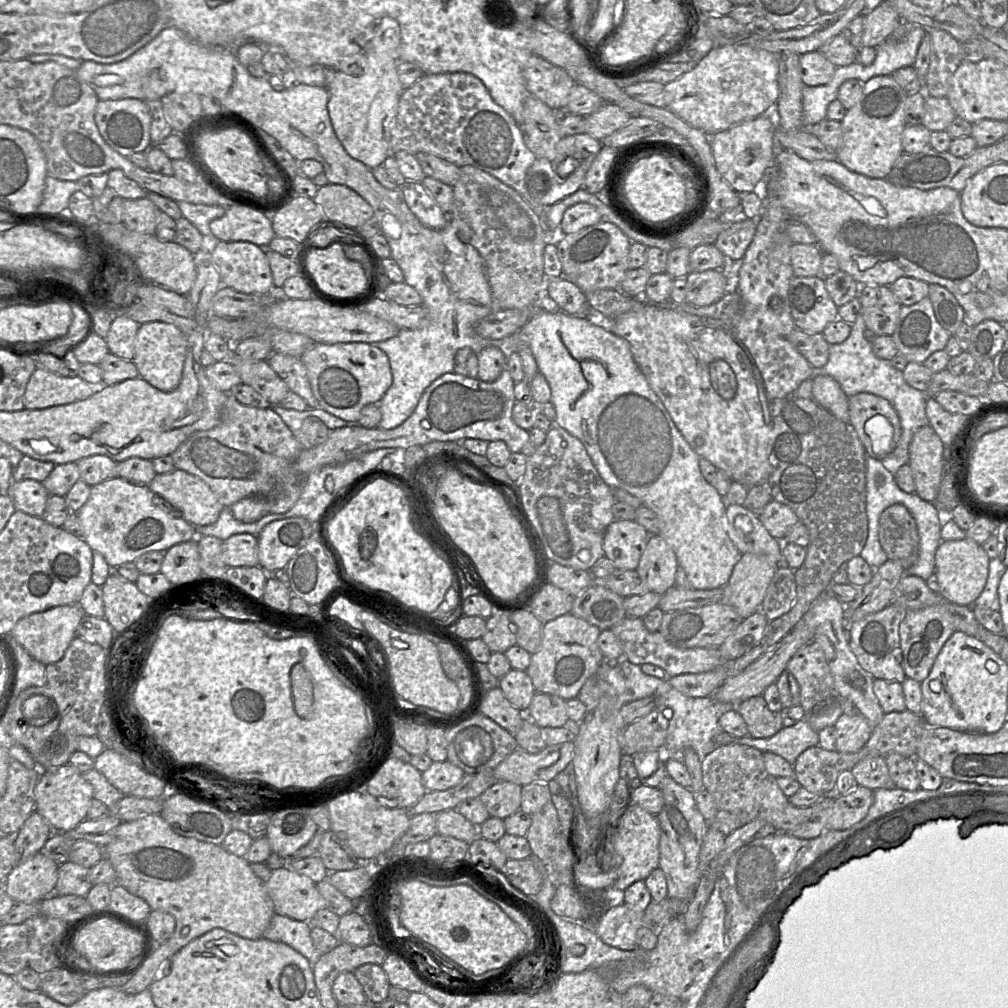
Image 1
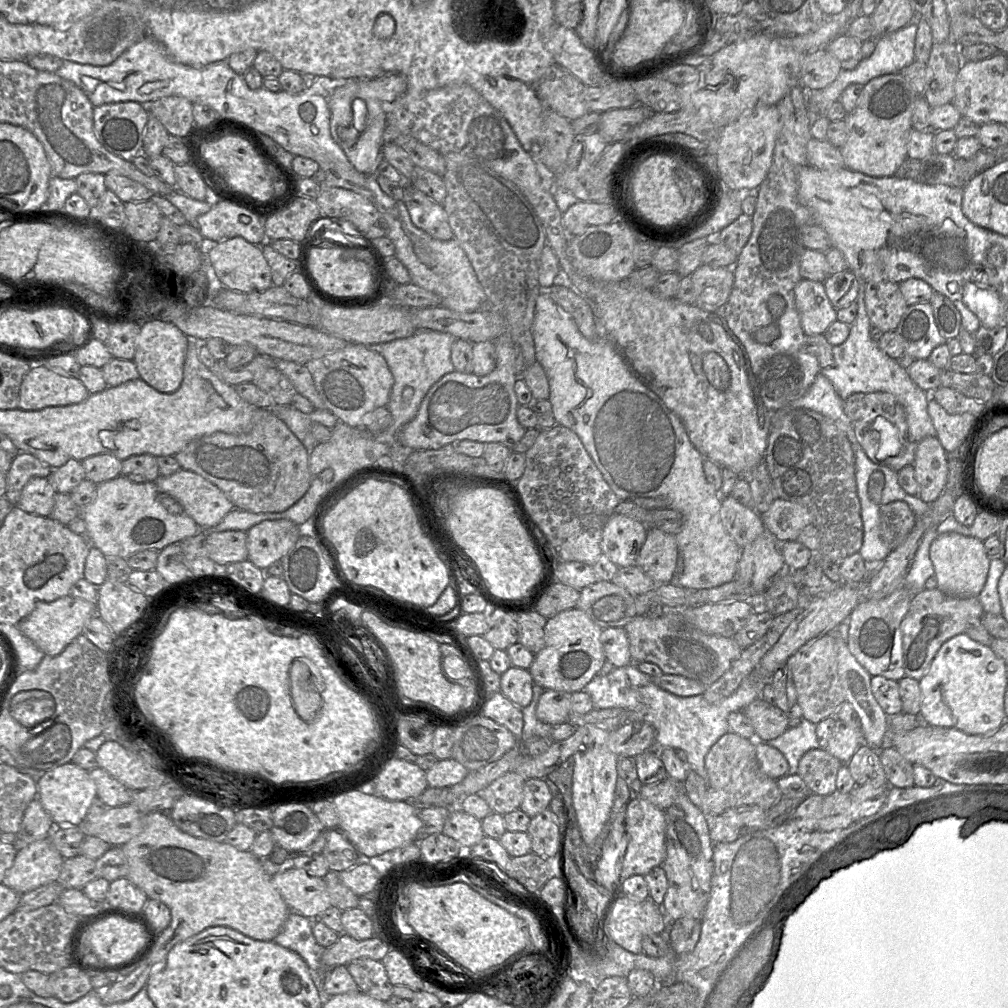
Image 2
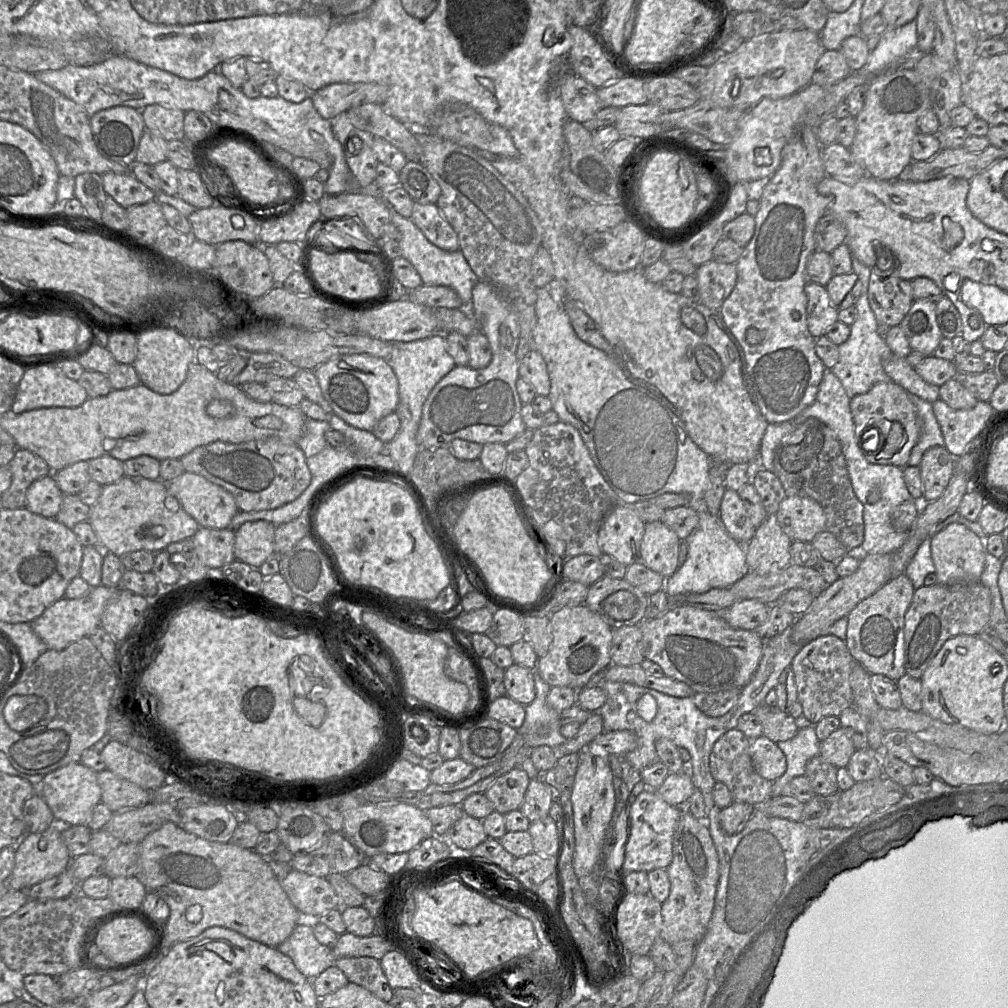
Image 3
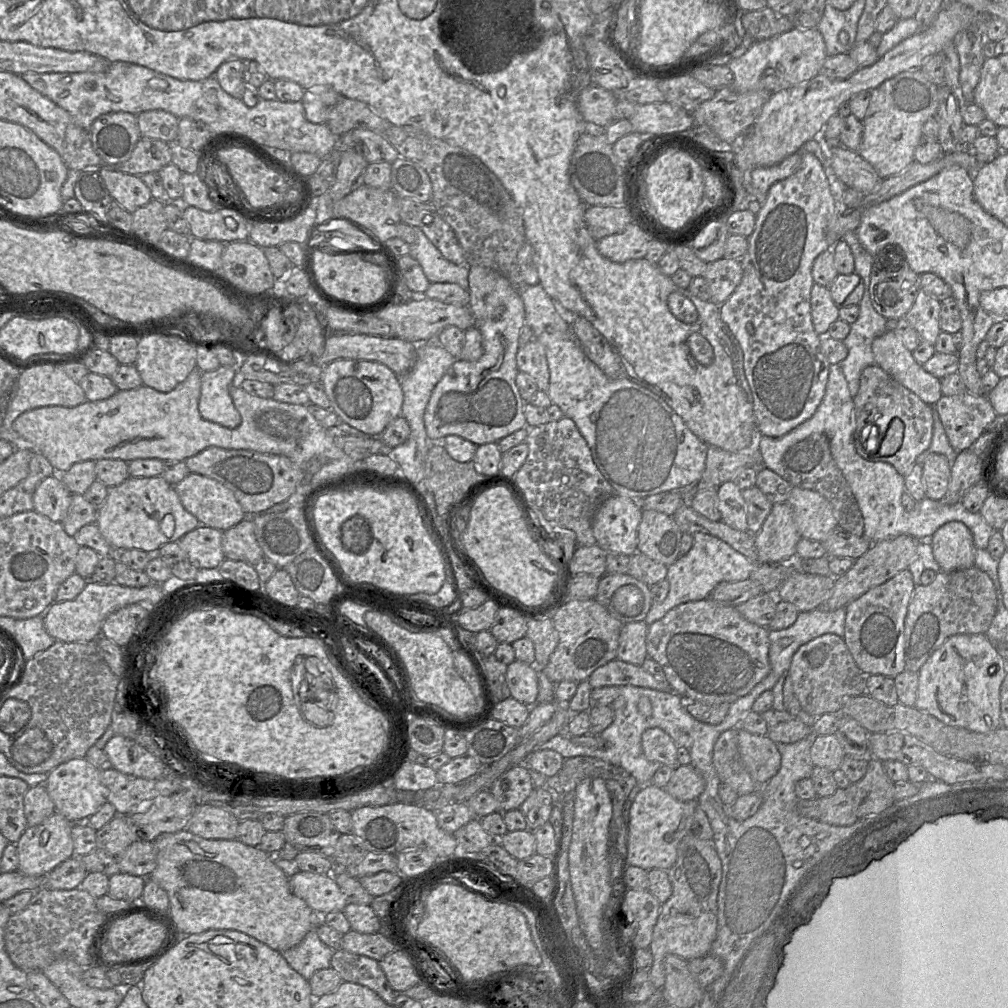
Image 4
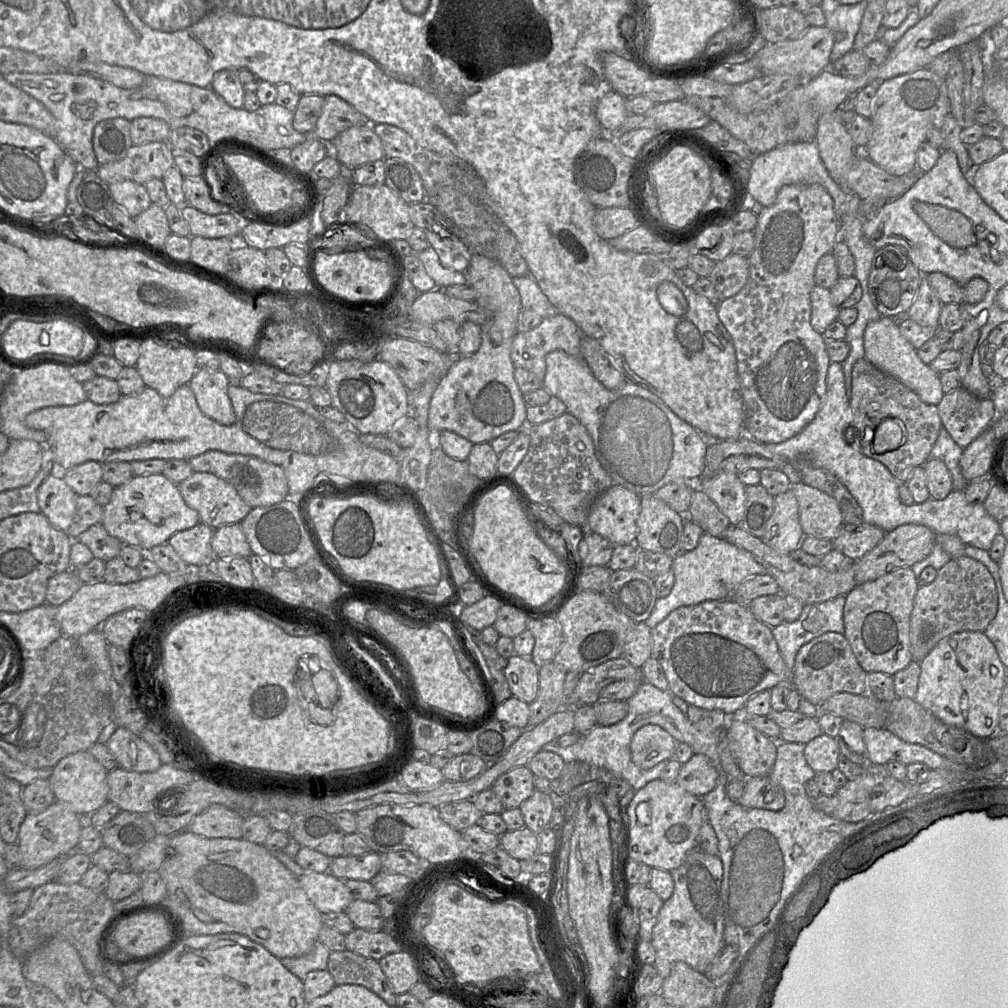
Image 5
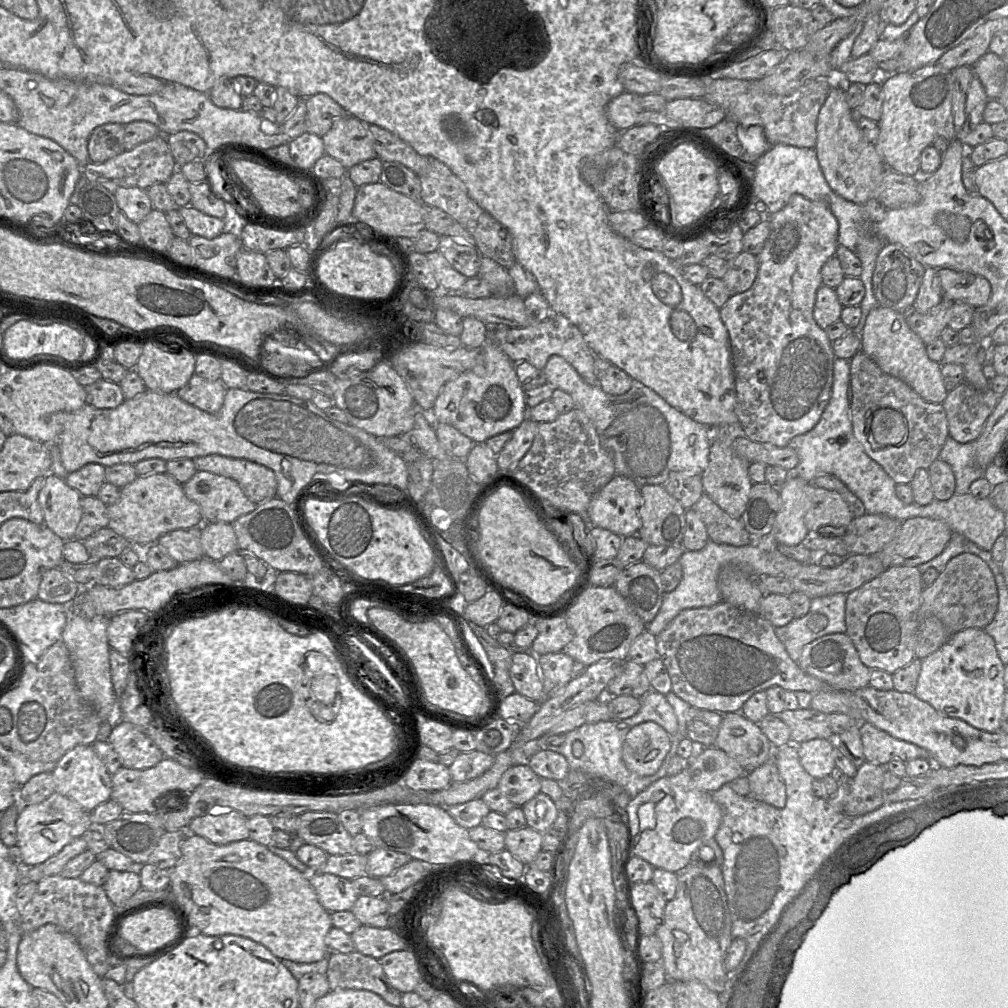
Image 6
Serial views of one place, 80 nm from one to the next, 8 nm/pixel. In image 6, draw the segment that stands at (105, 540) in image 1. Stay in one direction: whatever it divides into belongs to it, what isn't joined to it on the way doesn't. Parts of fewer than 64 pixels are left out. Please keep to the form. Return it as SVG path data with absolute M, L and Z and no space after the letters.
M167 473L137 476L133 482L121 488L118 501L107 506L108 527L129 540L135 547L145 548L170 531L202 525L200 507L185 495L182 485Z

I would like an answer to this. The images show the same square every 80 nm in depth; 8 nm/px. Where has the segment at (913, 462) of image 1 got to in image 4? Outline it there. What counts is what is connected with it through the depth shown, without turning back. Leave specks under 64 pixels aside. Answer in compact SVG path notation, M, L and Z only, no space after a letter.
M931 453L923 462L923 483L926 497L941 500L948 490L951 463L944 455Z

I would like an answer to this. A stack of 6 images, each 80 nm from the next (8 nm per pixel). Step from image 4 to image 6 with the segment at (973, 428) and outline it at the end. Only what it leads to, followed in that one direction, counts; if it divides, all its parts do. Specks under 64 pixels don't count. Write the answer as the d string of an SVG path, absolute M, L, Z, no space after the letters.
M966 382L951 390L942 403L949 436L962 444L976 441L998 398L989 388L980 391Z

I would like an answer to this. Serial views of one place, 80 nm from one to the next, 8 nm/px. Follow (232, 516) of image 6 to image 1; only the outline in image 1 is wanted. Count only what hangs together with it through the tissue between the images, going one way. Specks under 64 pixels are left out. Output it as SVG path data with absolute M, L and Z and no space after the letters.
M184 470L156 474L148 487L155 496L163 497L178 508L193 526L215 523L224 508L202 479Z

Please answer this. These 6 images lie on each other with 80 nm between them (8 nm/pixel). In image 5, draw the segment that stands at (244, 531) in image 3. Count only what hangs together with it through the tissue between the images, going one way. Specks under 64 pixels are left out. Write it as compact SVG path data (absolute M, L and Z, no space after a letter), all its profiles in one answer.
M240 523L224 525L215 529L211 546L216 559L249 558L252 554Z

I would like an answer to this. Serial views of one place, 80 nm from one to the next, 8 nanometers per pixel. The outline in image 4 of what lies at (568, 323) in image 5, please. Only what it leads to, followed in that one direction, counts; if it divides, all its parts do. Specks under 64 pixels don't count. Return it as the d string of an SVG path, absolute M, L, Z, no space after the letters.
M537 339L519 347L516 361L518 370L529 374L536 382L540 391L547 392L549 387L549 368L546 348Z

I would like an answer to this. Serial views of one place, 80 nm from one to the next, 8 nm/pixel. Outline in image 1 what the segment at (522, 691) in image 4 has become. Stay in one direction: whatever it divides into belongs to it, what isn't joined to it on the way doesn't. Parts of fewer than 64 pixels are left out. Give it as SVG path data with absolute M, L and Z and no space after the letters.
M513 668L499 679L499 688L506 699L522 713L526 713L537 693L527 672Z

